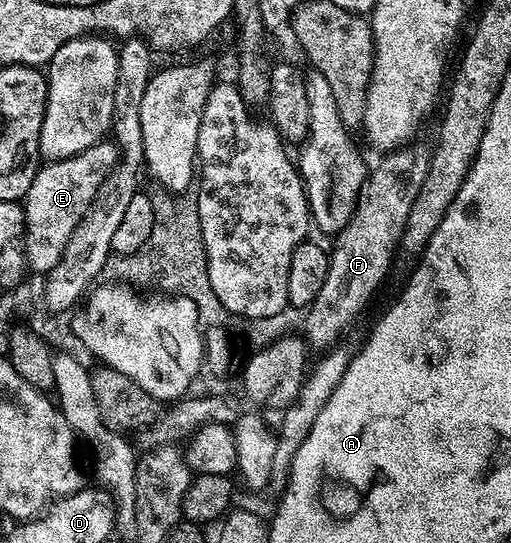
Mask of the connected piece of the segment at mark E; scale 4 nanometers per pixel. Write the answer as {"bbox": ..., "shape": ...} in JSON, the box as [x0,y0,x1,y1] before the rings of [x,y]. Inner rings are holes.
{"bbox":[21,140,119,276],"shape":[[[104,140],[77,156],[40,165],[33,184],[29,184],[27,197],[21,202],[27,225],[23,232],[23,256],[30,273],[45,276],[57,264],[57,260],[61,260],[65,244],[69,244],[69,236],[73,236],[77,224],[87,215],[87,209],[101,184],[118,160],[119,152],[114,141]]]}

